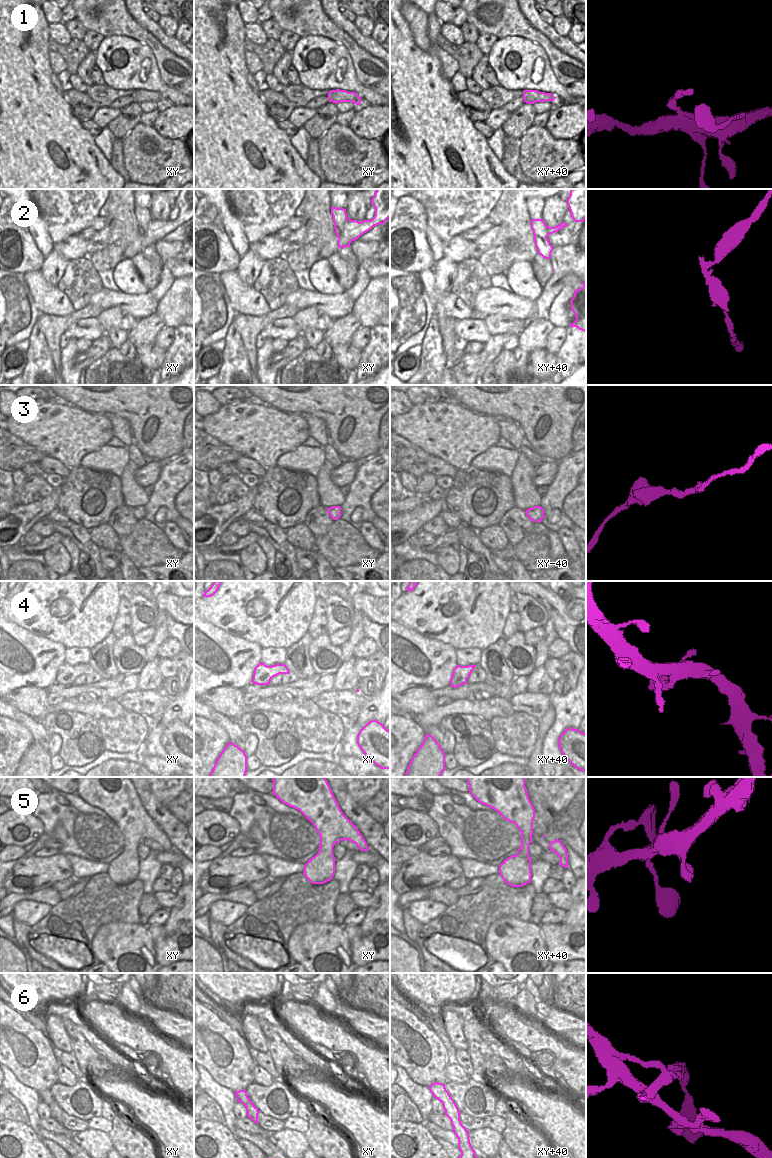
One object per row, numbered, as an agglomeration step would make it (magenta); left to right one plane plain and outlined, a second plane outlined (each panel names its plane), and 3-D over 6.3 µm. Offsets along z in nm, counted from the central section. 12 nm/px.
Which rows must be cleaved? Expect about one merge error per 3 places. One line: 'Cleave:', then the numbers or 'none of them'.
Cleave: 2, 6

